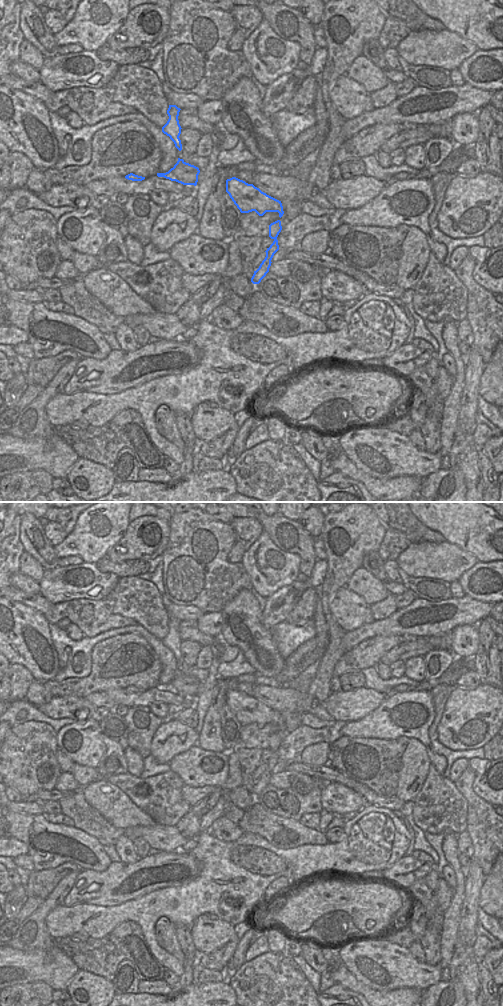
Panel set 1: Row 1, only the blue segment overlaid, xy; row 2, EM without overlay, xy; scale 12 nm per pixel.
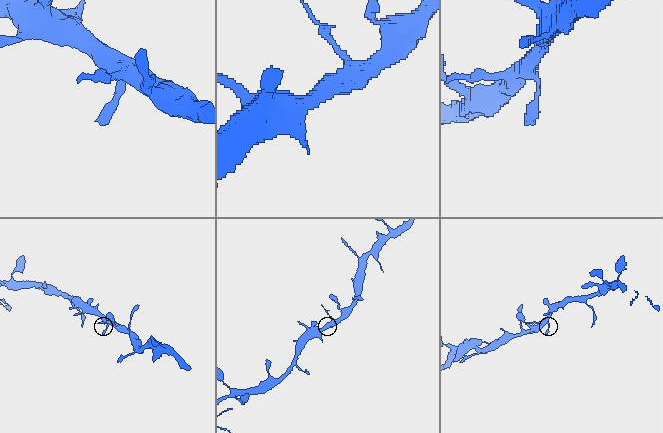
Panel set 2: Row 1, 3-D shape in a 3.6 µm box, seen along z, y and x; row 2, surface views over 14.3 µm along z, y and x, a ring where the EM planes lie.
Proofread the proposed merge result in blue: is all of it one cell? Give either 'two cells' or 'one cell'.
one cell

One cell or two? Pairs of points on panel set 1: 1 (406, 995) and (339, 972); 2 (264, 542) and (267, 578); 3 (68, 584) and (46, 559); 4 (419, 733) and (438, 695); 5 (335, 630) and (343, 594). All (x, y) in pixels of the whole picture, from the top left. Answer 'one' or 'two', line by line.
1: one
2: one
3: two
4: two
5: two

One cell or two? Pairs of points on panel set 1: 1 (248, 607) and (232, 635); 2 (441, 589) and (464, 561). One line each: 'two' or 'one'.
1: one
2: two

